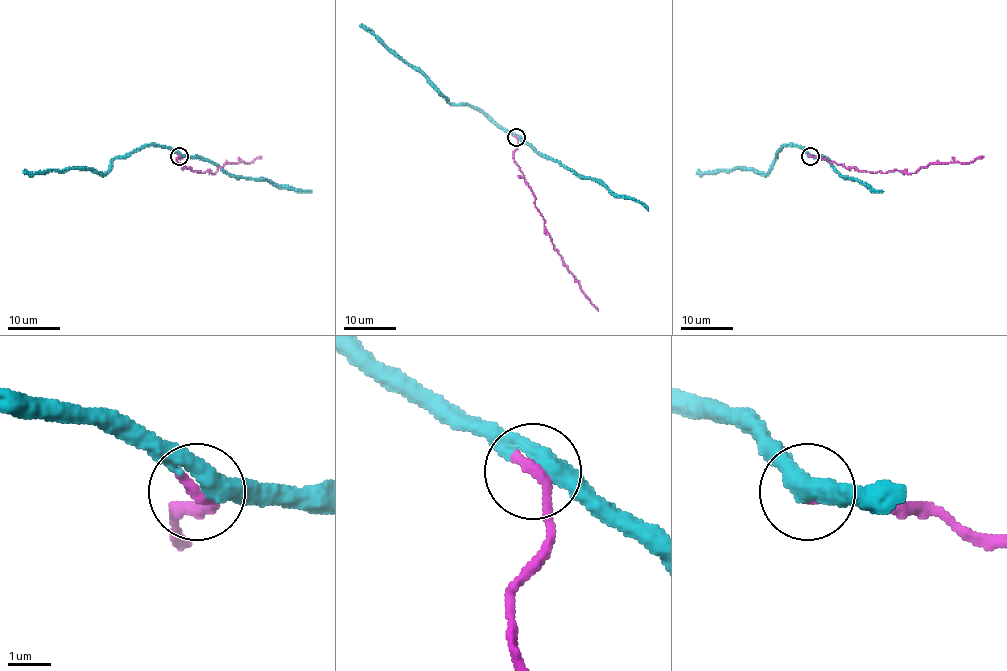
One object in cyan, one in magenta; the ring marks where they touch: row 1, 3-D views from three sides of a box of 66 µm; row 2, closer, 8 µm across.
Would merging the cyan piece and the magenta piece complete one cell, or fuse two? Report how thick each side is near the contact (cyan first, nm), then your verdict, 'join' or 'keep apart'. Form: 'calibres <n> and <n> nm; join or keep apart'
calibres 400 and 320 nm; join

